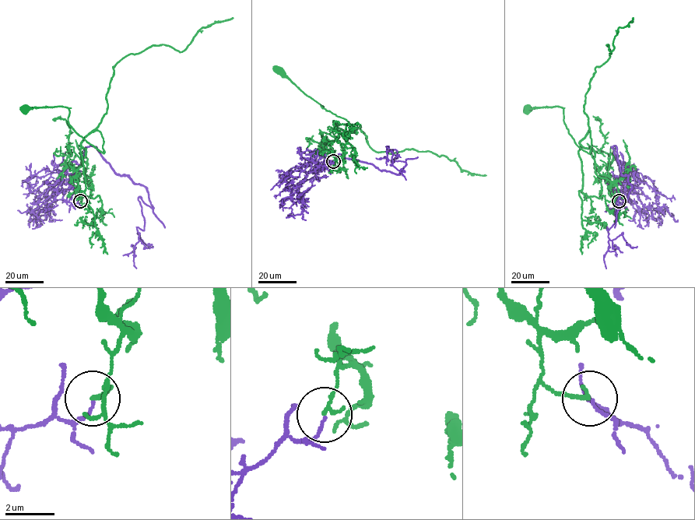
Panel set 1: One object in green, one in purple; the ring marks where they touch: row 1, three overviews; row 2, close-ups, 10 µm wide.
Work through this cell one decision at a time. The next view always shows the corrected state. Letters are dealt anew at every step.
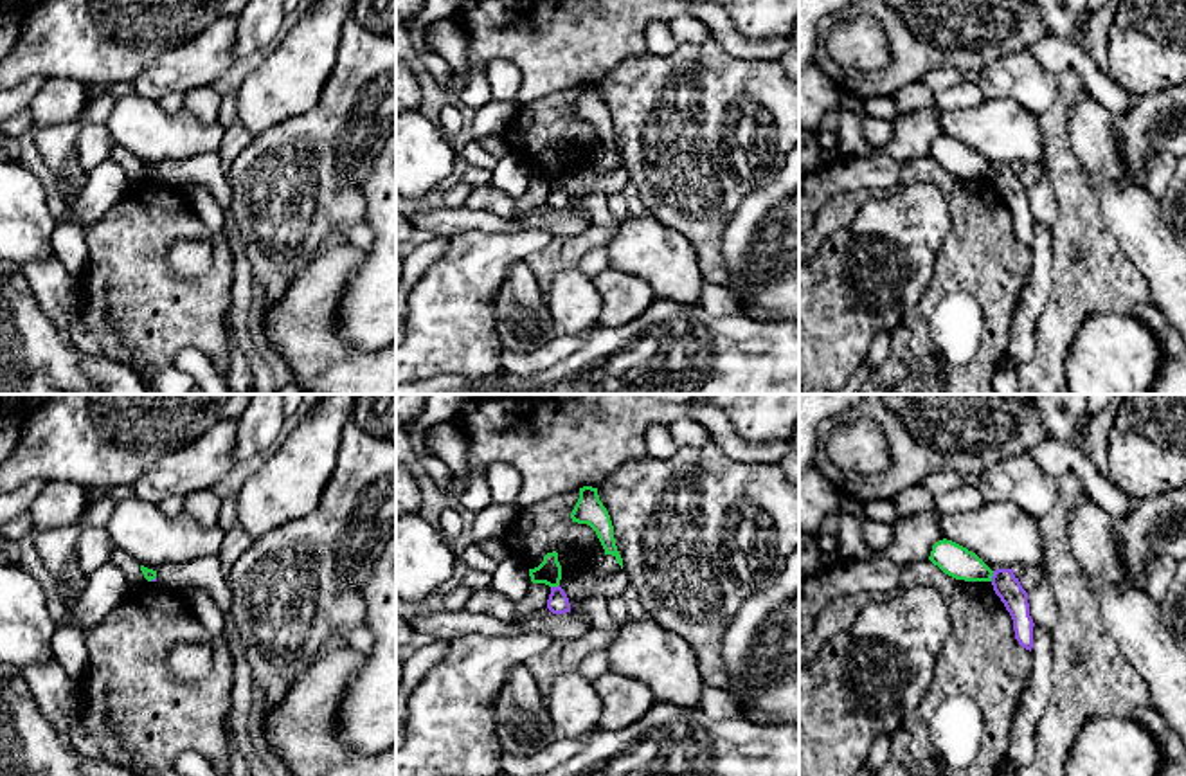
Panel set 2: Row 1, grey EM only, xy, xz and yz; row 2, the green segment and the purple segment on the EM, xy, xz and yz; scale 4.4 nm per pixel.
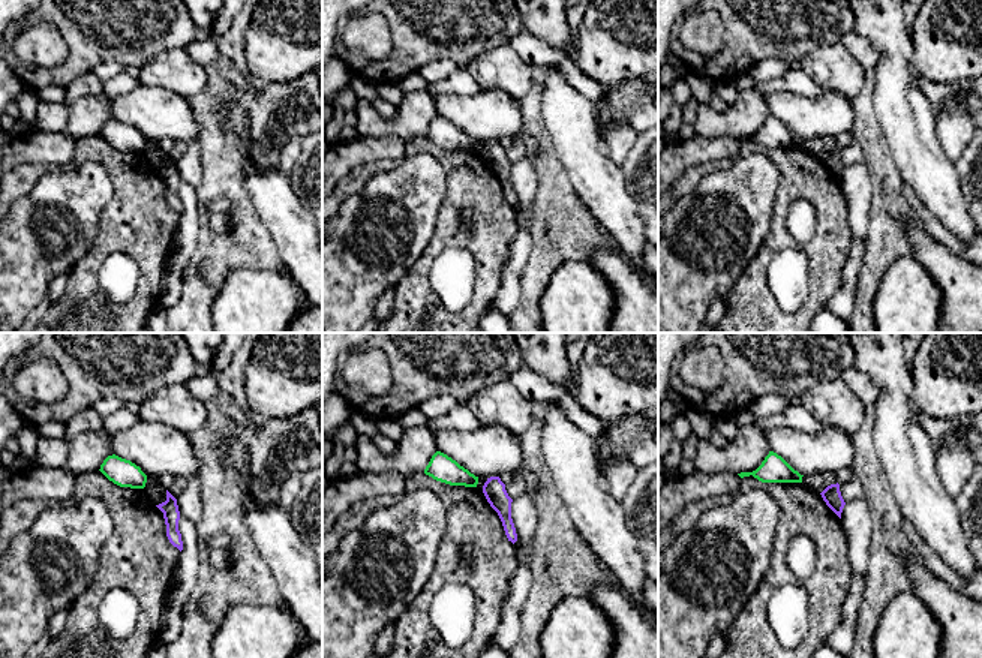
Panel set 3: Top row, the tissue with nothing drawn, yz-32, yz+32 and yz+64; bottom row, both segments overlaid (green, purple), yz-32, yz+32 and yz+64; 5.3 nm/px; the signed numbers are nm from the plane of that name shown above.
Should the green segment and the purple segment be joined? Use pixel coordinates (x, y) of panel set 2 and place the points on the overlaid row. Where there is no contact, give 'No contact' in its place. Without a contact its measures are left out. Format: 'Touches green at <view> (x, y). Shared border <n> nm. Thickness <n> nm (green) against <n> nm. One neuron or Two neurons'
Touches green at yz (992, 575). Shared border 50 nm. Thickness 140 nm (green) against 120 nm. Two neurons

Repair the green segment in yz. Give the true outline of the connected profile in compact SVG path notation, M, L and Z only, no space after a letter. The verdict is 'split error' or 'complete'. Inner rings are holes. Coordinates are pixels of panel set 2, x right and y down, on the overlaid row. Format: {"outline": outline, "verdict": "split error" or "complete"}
{"outline": "M947 538L932 546L929 560L956 580L992 582L993 576L993 571L975 553Z", "verdict": "complete"}

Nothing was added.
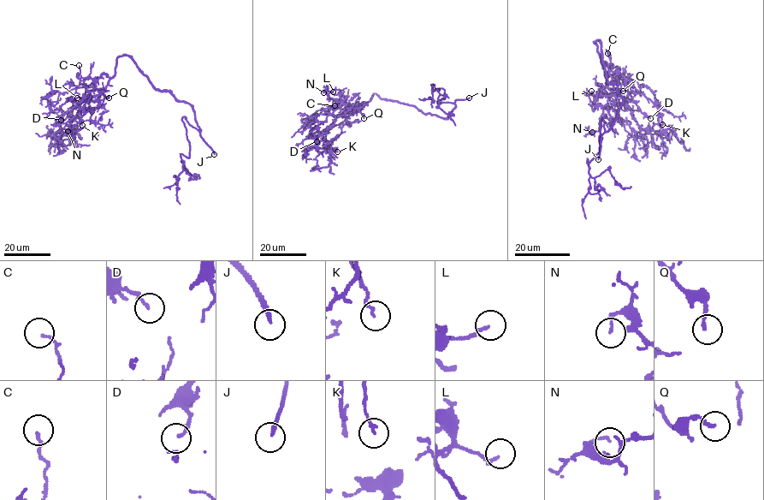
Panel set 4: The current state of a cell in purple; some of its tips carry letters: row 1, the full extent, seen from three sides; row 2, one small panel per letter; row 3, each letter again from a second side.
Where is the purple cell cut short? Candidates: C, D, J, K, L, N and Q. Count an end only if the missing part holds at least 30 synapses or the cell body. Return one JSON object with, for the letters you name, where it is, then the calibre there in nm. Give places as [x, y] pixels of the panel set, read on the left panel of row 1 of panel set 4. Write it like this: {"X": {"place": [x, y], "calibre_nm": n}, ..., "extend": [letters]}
{"J": {"place": [214, 154], "calibre_nm": 170}, "extend": ["J"]}

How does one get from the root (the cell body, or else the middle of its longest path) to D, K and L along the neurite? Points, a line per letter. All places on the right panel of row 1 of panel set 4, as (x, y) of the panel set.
D: (607, 76), (601, 44), (595, 40), (594, 43), (597, 46), (607, 86), (624, 99), (631, 101), (650, 118)
K: (607, 76), (601, 44), (595, 40), (607, 86), (622, 98), (642, 128), (662, 133), (659, 116), (662, 124)
L: (607, 76), (601, 44), (595, 40), (594, 43), (597, 46), (607, 86), (615, 94), (595, 98), (591, 91)

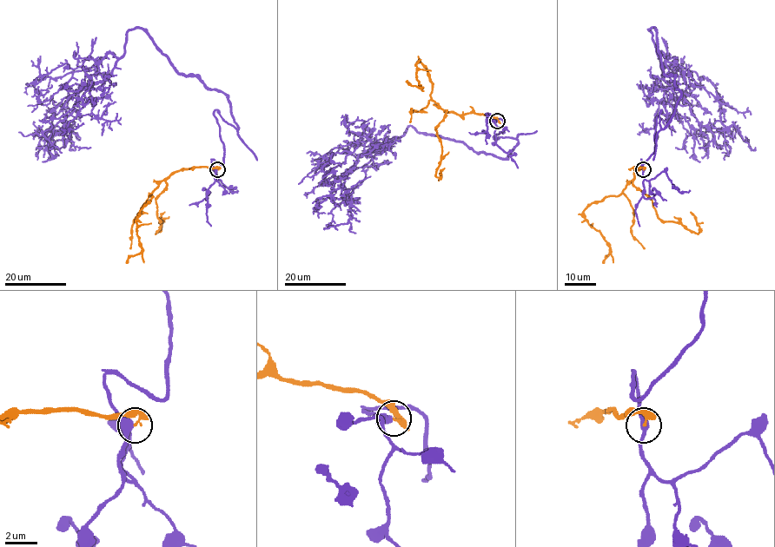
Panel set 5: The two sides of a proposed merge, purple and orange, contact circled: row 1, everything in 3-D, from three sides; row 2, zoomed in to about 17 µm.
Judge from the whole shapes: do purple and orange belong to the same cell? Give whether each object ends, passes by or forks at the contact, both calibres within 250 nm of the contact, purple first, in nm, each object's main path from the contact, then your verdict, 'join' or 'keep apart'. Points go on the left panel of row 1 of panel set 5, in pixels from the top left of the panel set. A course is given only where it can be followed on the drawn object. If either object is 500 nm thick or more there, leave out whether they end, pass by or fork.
purple passes by; orange passes by; calibres 380 and 200 nm; course purple (216, 169), (214, 112), (238, 128), (226, 95), (138, 28), (111, 74), (77, 92), (68, 140), (43, 149); course orange (217, 169), (193, 167), (165, 178), (140, 211), (135, 221), (141, 251), (126, 262); keep apart

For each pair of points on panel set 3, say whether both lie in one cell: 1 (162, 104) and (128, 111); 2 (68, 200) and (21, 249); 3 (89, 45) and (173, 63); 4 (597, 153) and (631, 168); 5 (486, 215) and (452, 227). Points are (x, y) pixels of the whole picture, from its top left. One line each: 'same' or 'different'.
1: same
2: same
3: different
4: different
5: same

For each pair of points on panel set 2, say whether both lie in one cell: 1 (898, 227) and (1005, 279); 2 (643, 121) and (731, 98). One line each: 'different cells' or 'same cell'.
1: different cells
2: same cell

